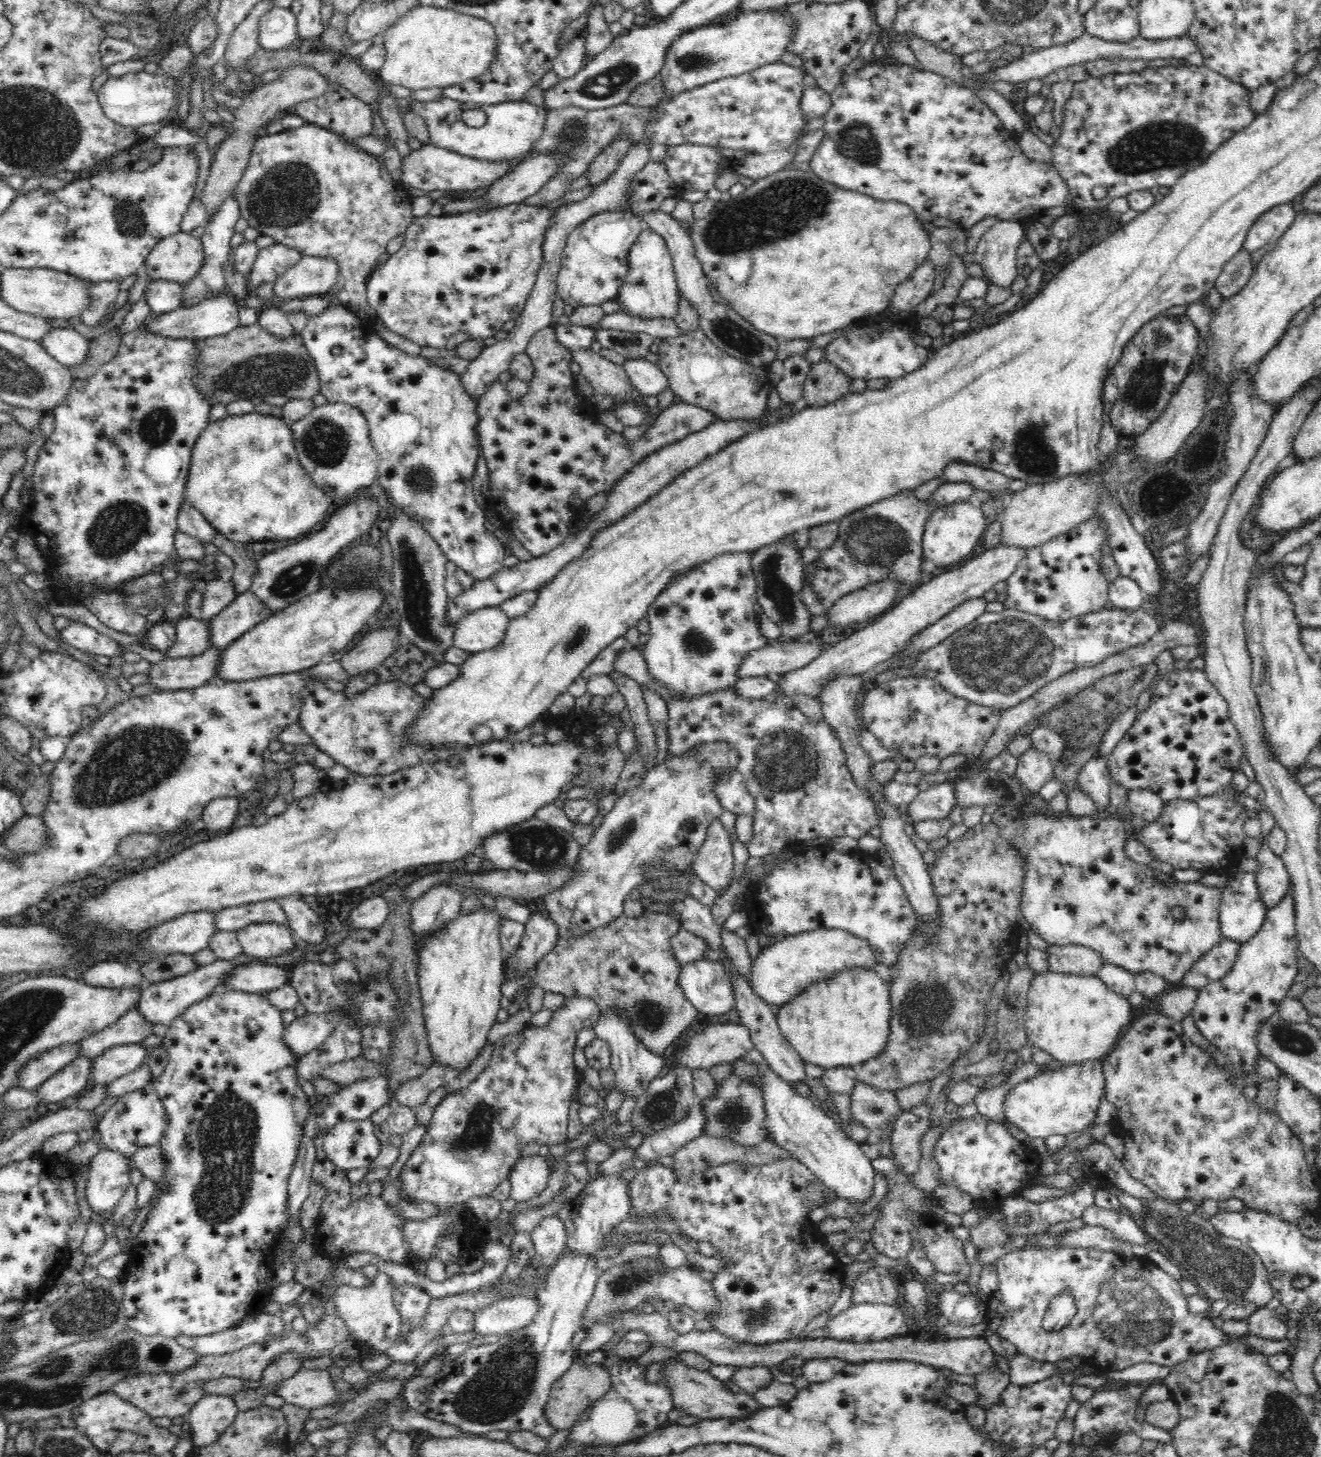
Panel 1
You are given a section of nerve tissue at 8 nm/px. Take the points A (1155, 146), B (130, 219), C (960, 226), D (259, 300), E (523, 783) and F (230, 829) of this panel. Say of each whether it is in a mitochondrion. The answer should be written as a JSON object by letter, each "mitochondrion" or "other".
{"A":"mitochondrion","B":"mitochondrion","C":"other","D":"other","E":"other","F":"other"}

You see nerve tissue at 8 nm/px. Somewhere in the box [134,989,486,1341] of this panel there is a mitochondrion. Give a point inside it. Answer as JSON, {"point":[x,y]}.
{"point":[229,1128]}

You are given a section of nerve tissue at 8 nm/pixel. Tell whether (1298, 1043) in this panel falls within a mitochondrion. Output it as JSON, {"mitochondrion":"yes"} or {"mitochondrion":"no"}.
{"mitochondrion":"yes"}

